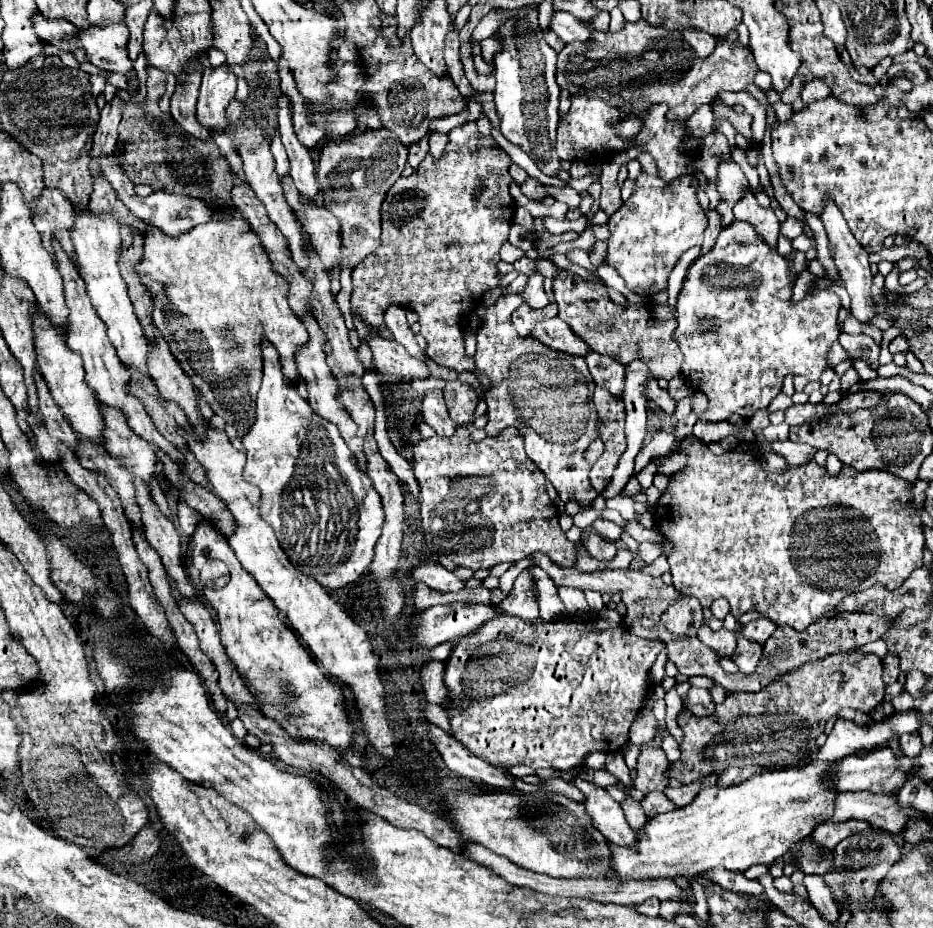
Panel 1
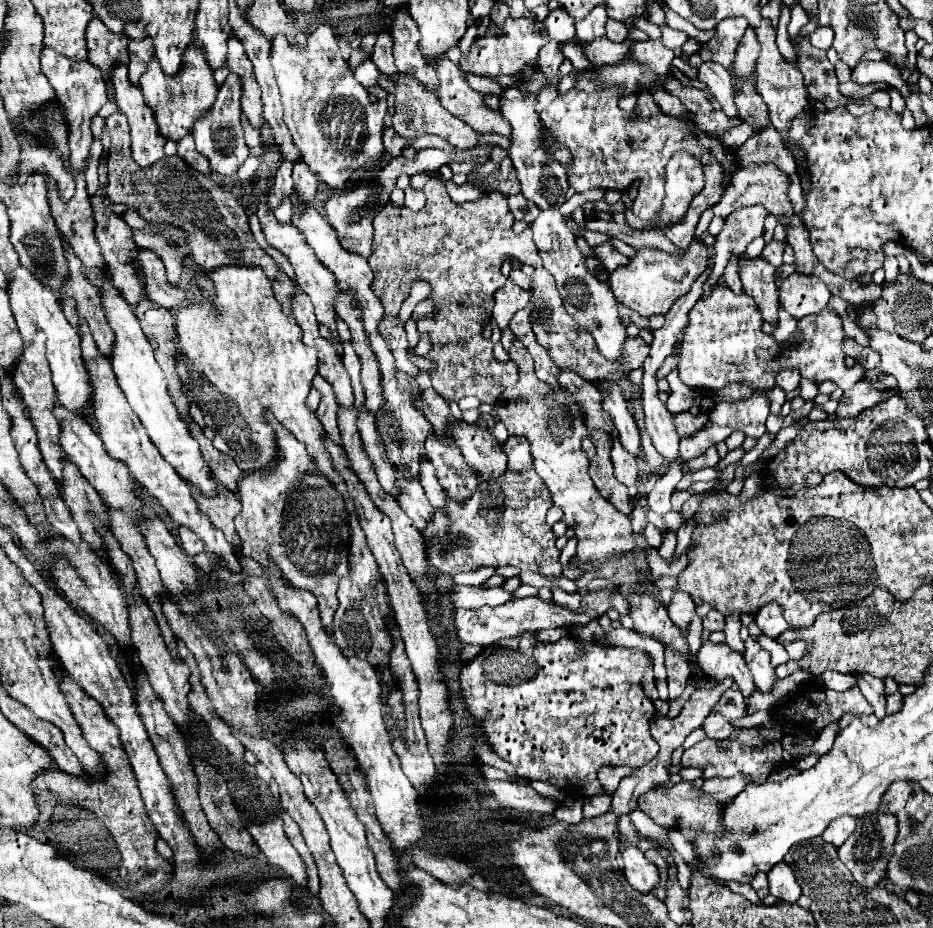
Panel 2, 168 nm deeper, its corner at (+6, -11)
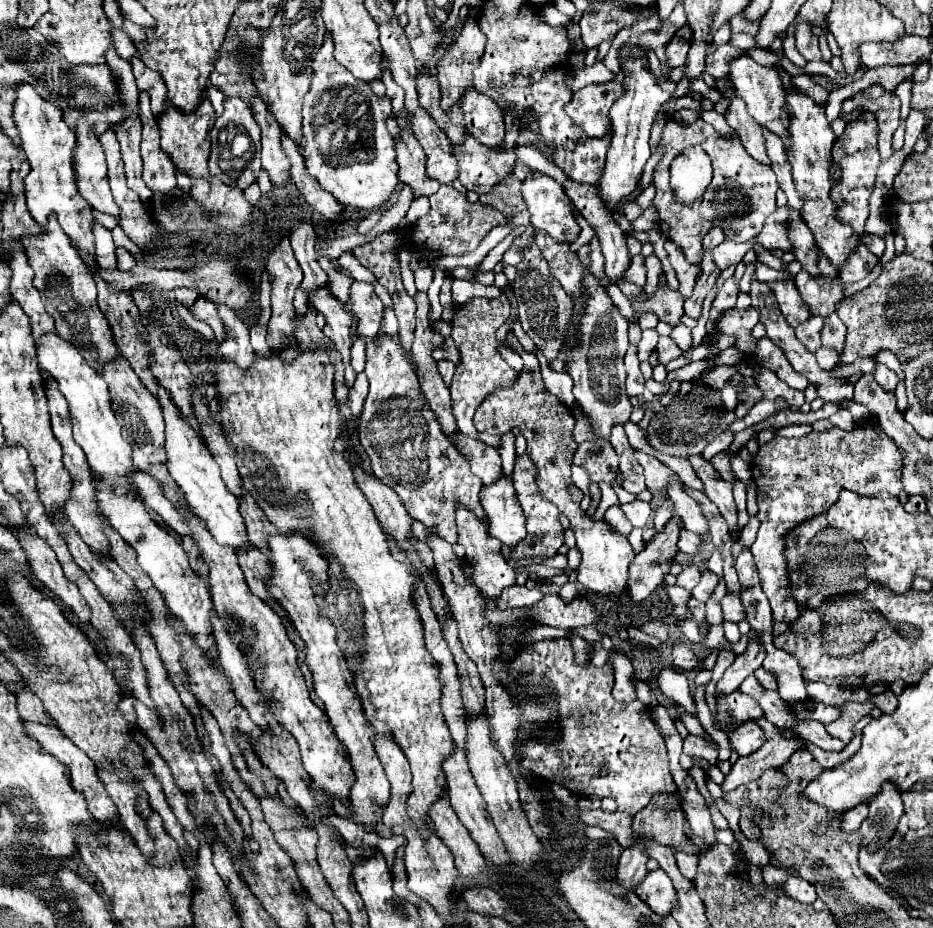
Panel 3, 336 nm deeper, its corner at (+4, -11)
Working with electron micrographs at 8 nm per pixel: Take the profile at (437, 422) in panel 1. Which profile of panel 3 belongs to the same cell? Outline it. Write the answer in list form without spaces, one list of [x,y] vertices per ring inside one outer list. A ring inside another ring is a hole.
[[[456,509],[456,525],[458,525],[458,543],[466,549],[466,557],[476,561],[476,573],[472,577],[472,583],[488,597],[494,597],[502,587],[506,585],[514,585],[516,581],[516,573],[512,569],[512,565],[508,565],[502,555],[500,555],[500,541],[496,537],[490,535],[488,531],[488,517],[484,517],[482,521],[470,511],[470,509]]]

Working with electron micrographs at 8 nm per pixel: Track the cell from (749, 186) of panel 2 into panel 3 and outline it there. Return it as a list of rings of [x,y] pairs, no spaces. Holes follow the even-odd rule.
[[[790,207],[790,231],[788,231],[790,243],[794,247],[794,257],[800,261],[802,269],[810,271],[812,275],[820,273],[816,267],[818,261],[818,253],[816,253],[816,245],[814,245],[814,235],[808,229],[808,225],[804,223],[804,219],[800,219],[800,213],[796,209]]]

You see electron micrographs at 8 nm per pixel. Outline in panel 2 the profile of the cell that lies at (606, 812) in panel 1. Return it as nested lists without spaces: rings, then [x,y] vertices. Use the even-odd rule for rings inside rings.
[[[638,847],[622,849],[622,859],[626,863],[626,879],[640,893],[652,893],[660,883],[660,873],[654,863],[650,863]]]

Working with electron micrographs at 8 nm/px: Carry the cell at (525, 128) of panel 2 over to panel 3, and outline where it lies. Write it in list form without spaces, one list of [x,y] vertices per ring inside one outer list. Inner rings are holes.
[[[530,171],[522,181],[522,197],[532,215],[530,223],[534,229],[542,229],[554,235],[554,239],[574,241],[578,237],[580,227],[570,209],[572,201],[558,181]]]

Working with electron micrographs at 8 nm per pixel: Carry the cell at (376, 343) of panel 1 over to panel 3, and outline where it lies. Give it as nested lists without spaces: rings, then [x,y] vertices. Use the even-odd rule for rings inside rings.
[[[462,431],[450,433],[448,439],[458,449],[458,453],[470,463],[472,473],[478,475],[484,485],[494,483],[494,479],[500,477],[502,461],[500,461],[500,455],[494,447],[490,447],[478,439],[470,439],[470,437],[462,435]]]

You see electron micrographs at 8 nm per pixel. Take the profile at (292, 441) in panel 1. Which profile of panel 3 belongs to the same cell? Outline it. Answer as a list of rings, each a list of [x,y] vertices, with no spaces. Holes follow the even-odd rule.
[[[288,533],[288,535],[274,535],[266,537],[268,541],[268,553],[270,553],[270,575],[266,585],[270,587],[270,595],[280,601],[280,605],[290,613],[292,623],[302,637],[306,645],[306,657],[304,663],[308,665],[312,679],[314,679],[314,691],[324,703],[324,711],[328,715],[328,721],[332,729],[336,731],[338,739],[348,749],[352,769],[356,775],[354,791],[352,791],[352,803],[356,809],[354,821],[362,825],[366,831],[374,831],[374,825],[378,817],[372,811],[372,803],[376,801],[380,807],[384,807],[390,785],[382,771],[382,765],[378,763],[378,757],[374,755],[374,747],[370,743],[370,731],[372,725],[364,717],[364,707],[358,699],[358,693],[354,689],[352,671],[346,663],[346,657],[342,649],[336,645],[336,627],[330,623],[328,617],[320,615],[318,603],[316,603],[316,591],[314,585],[318,585],[324,593],[328,591],[328,563],[320,553],[320,547],[312,543],[312,539],[306,539],[300,533]],[[314,579],[318,583],[314,583]]]

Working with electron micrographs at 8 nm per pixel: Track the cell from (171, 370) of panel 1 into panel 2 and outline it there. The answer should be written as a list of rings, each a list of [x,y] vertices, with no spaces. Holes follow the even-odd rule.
[[[194,421],[190,423],[190,433],[192,433],[192,437],[200,443],[200,447],[202,447],[202,455],[204,455],[206,463],[210,465],[210,469],[212,469],[212,473],[214,473],[216,481],[218,481],[224,489],[232,491],[232,493],[238,497],[236,483],[238,483],[238,479],[240,479],[242,471],[238,469],[238,465],[234,463],[234,459],[230,459],[228,455],[220,453],[218,449],[214,449],[212,441],[210,441],[208,437],[204,437],[202,429],[200,429]]]

